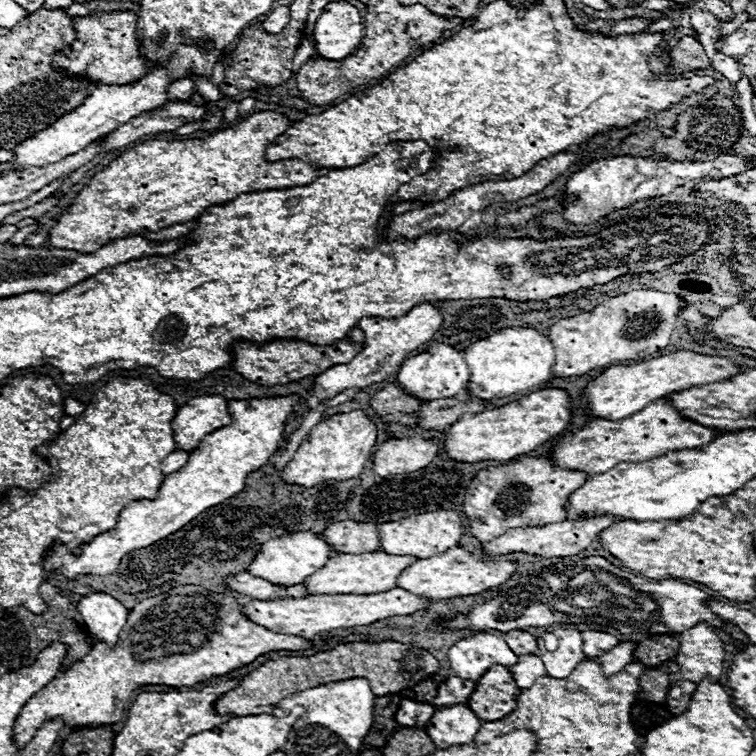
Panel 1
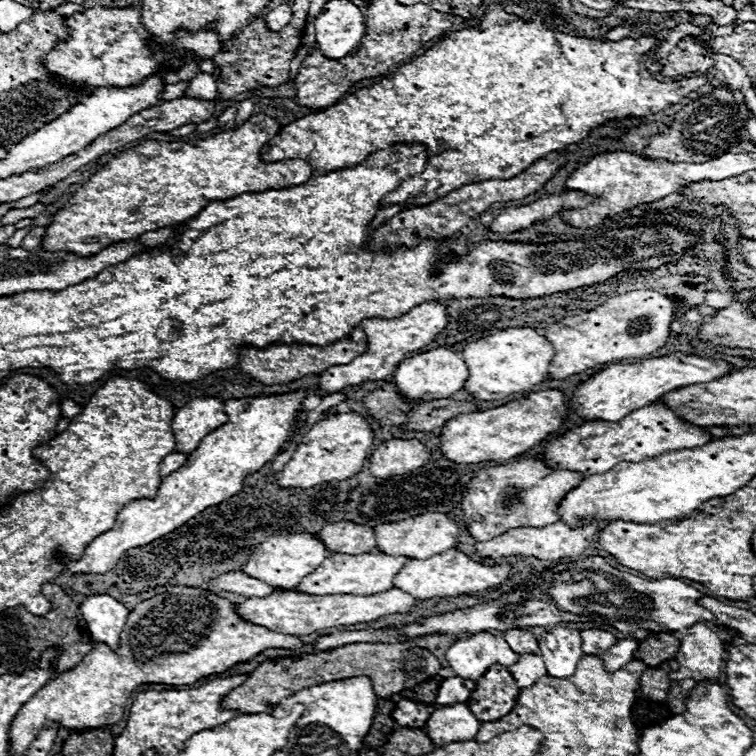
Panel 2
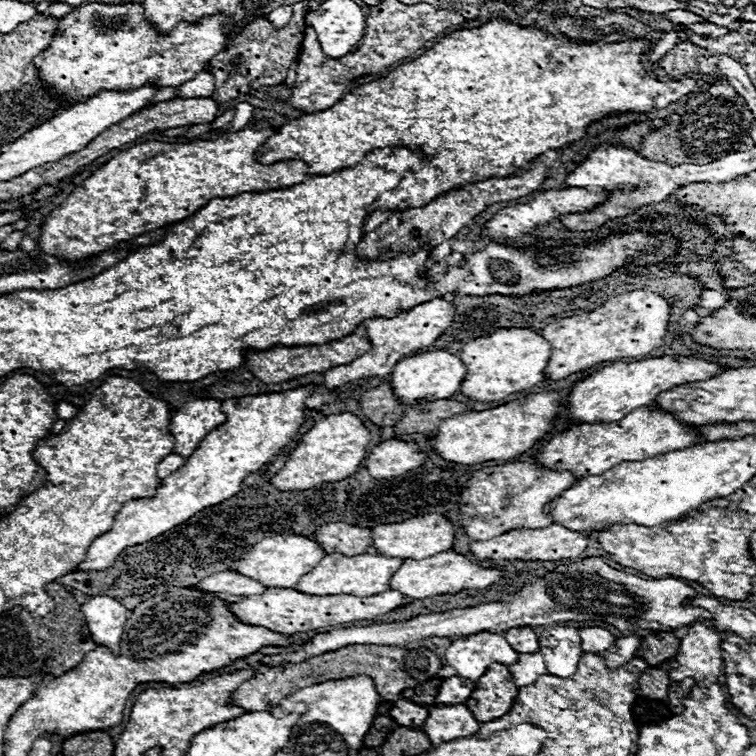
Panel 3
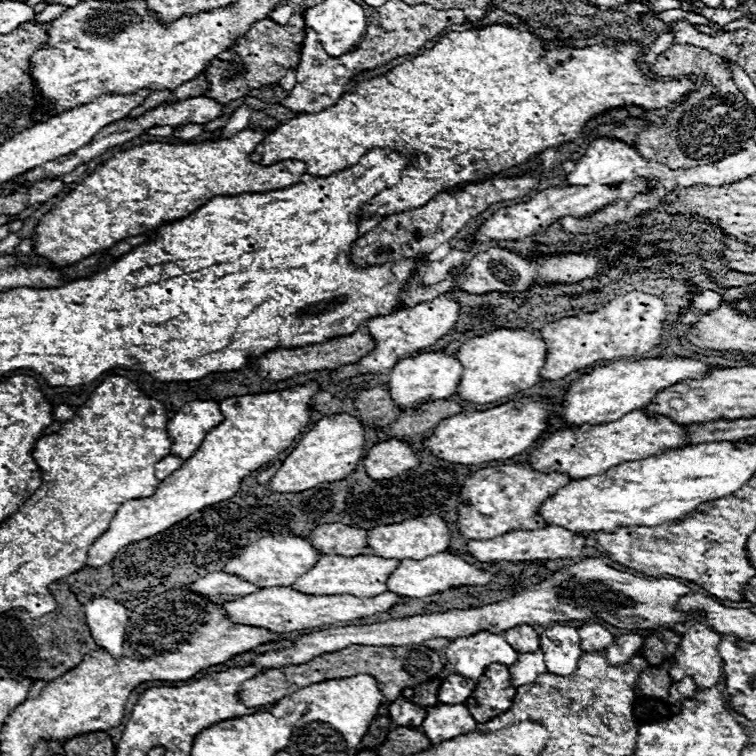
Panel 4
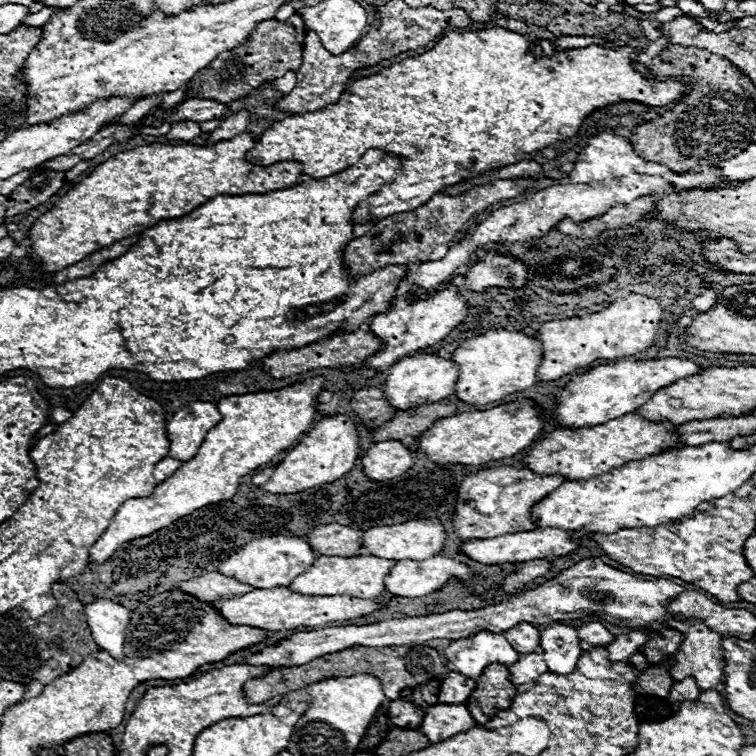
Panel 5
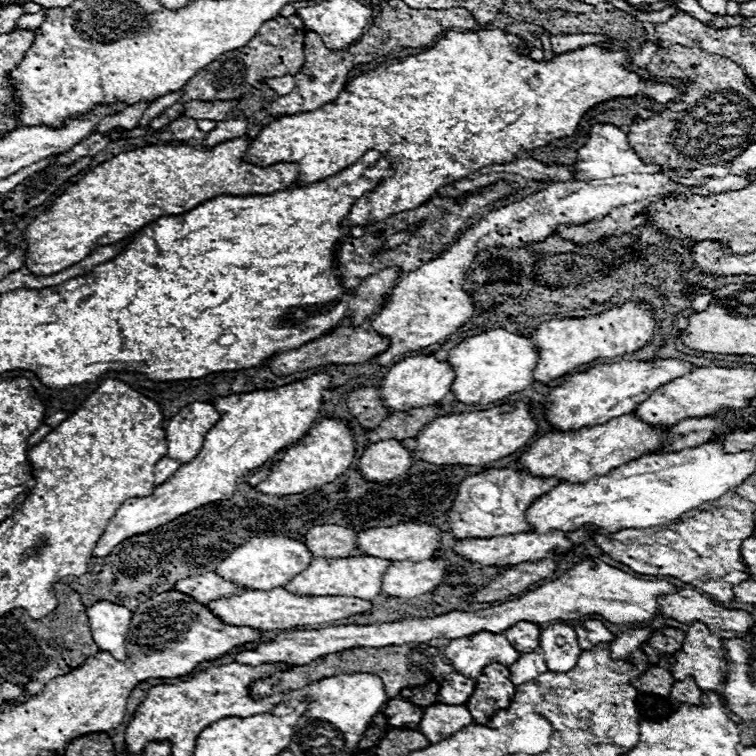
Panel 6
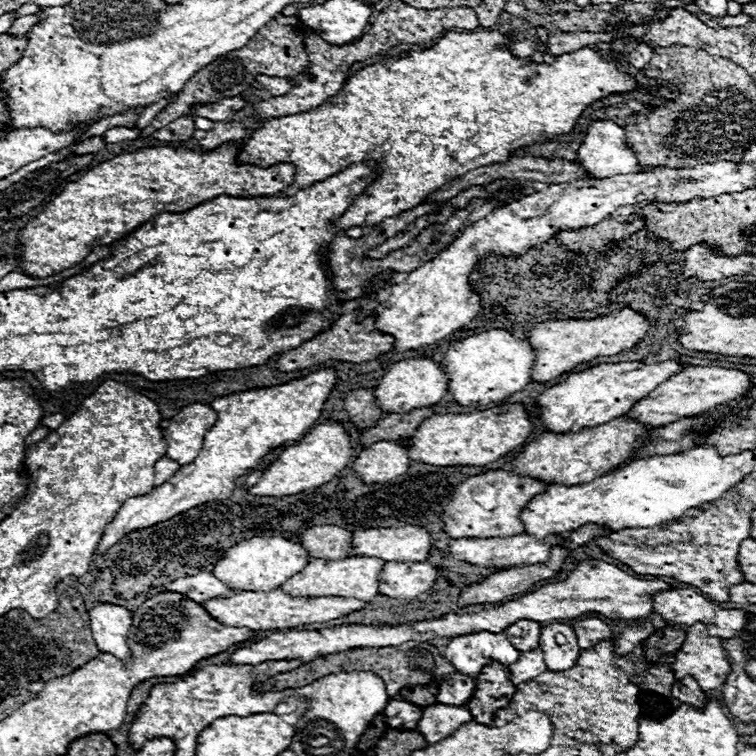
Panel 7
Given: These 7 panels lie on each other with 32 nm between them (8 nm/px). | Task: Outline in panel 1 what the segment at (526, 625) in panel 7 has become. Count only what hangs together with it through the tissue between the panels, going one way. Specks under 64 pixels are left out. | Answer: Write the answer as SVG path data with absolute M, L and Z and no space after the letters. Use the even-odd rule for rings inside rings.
M510 630L510 632L506 632L506 644L518 656L522 656L524 652L536 652L538 654L536 638L530 632L526 632L526 630Z

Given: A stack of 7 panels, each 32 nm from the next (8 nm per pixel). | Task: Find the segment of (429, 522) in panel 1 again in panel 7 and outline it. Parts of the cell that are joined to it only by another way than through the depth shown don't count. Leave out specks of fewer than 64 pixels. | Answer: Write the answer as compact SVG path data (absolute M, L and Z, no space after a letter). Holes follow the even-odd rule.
M370 528L352 534L356 556L380 558L386 562L422 562L428 556L432 538L424 528Z

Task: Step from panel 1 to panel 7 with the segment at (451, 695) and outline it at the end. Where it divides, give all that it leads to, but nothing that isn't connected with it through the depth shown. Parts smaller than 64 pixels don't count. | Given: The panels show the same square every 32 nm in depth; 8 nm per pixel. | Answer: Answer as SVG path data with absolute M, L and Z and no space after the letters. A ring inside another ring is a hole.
M458 672L448 674L440 682L438 702L448 704L448 706L464 706L470 700L474 688L476 688L474 678L468 678L468 676L458 674Z

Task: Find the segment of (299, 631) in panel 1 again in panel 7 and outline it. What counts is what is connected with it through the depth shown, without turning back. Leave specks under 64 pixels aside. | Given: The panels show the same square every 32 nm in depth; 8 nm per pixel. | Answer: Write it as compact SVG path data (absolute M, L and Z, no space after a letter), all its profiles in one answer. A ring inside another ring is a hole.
M280 590L272 592L238 592L230 598L212 598L202 602L206 612L224 626L240 626L250 630L288 630L300 624L314 624L314 622L328 622L350 614L354 610L364 608L360 600L340 600L338 596L324 596L324 598L290 598Z

